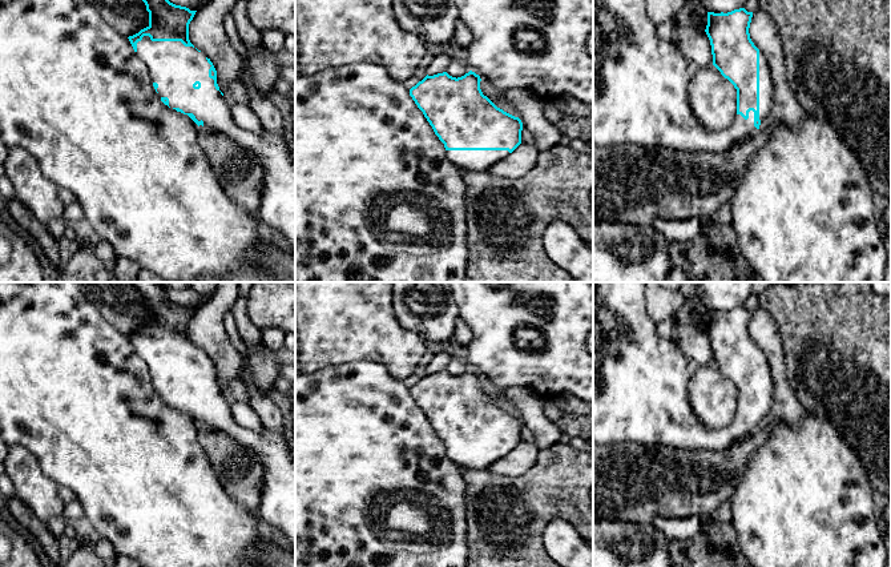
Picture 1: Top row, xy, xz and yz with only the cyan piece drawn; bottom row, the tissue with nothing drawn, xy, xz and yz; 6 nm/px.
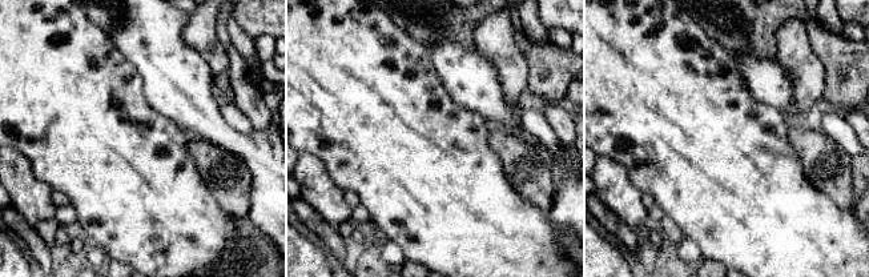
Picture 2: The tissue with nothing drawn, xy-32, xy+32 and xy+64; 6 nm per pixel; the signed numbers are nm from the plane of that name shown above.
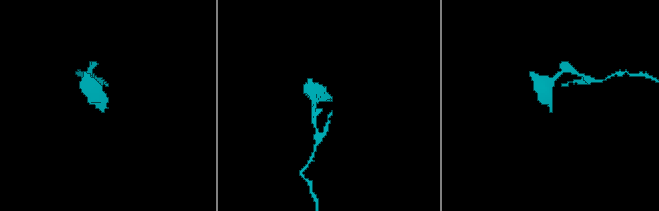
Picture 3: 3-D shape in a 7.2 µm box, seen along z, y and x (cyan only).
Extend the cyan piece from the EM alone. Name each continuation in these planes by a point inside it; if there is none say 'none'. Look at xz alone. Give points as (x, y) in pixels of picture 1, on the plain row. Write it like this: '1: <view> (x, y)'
1: xz (468, 458)

